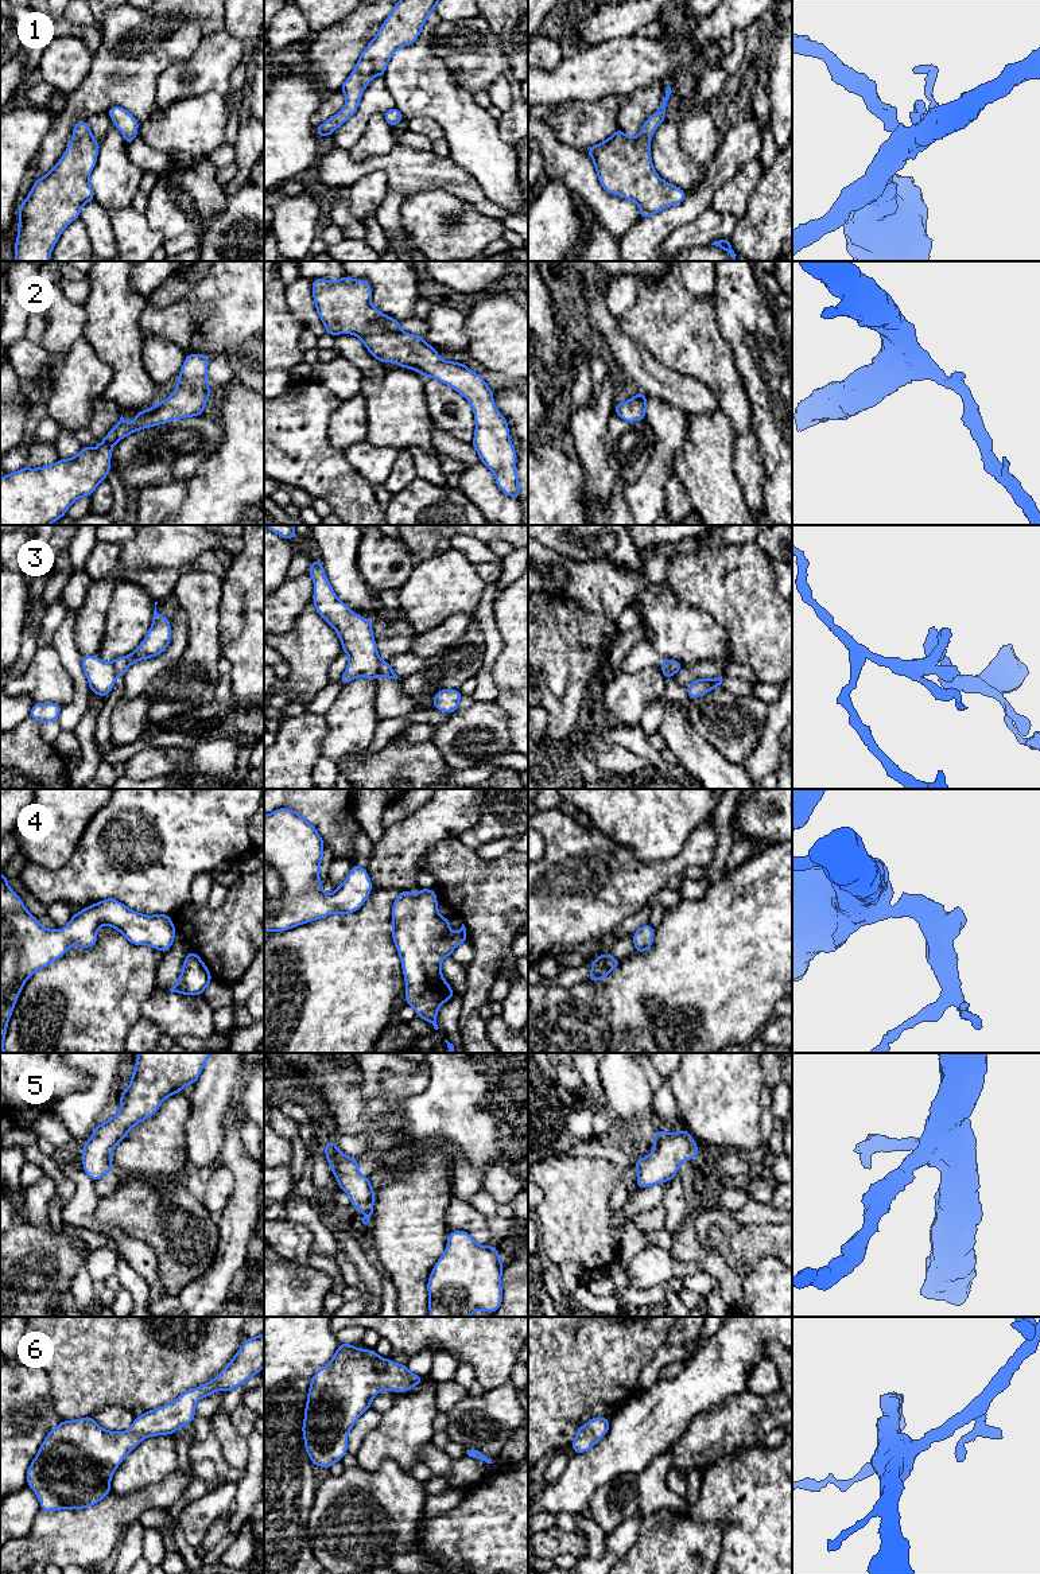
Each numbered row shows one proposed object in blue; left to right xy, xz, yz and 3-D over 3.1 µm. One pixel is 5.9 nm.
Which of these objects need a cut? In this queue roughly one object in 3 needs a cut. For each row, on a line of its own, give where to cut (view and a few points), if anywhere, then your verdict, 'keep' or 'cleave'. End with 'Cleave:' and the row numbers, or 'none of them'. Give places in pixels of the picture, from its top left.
1: no cut; keep
2: no cut; keep
3: cut in xz along (381, 661), (377, 675); cleave
4: no cut; keep
5: no cut; keep
6: no cut; keep
Cleave: 3

